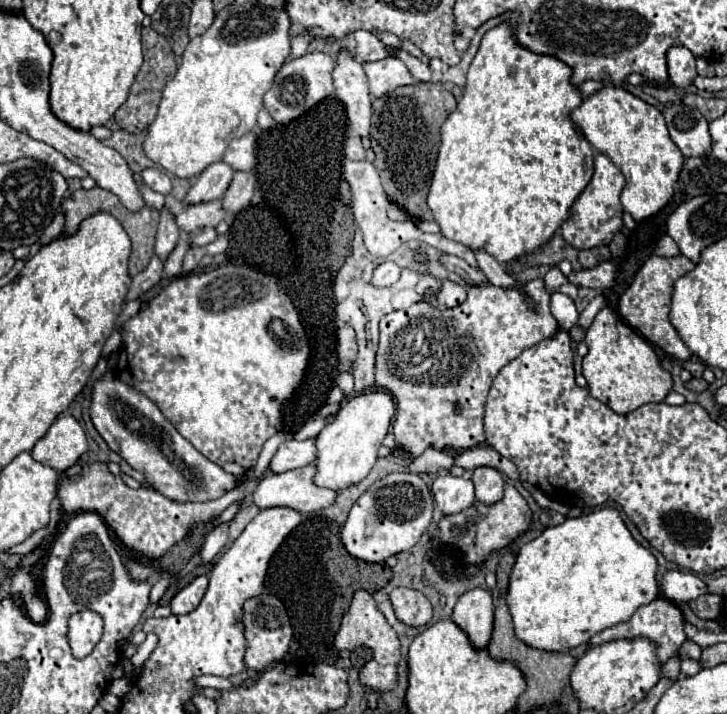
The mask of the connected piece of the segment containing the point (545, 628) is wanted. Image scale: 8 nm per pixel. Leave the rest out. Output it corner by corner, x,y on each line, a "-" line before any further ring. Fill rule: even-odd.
602,507
588,515
566,517
564,523
544,529
540,537
526,543
516,557
506,597
514,631
530,647
558,653
570,651
580,643
588,643
602,629
628,621
640,605
654,601
658,595
656,571
656,557
632,537
616,509

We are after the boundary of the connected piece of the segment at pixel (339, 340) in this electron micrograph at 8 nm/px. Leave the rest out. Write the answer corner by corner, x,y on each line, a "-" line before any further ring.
344,323
342,327
336,329
336,344
338,357
338,373
342,371
354,371
356,355
358,355
358,345
356,345
356,333
354,329

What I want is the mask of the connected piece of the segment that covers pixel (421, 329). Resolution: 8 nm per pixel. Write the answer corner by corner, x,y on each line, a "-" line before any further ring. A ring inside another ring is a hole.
534,279
522,289
472,285
468,287
468,299
456,309
440,309
432,303
420,301
408,309
382,317
376,387
386,389
396,397
396,415
392,421
396,443
412,457
418,457
428,445
434,445
436,449
470,449
484,445
484,405
494,377
524,349
534,347
542,339
554,337
556,331
558,321
550,313
550,293
544,289
542,279
-
526,299
532,299
534,305
530,307

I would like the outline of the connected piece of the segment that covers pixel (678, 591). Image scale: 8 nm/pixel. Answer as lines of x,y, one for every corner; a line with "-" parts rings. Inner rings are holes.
668,571
662,579
662,597
680,603
690,603
708,593
708,585
690,571

